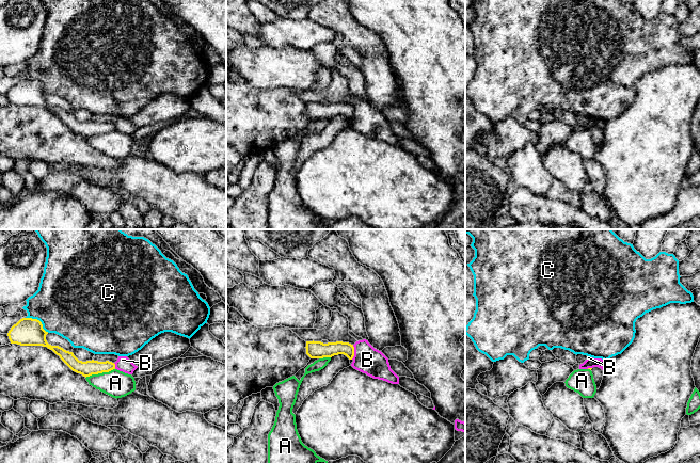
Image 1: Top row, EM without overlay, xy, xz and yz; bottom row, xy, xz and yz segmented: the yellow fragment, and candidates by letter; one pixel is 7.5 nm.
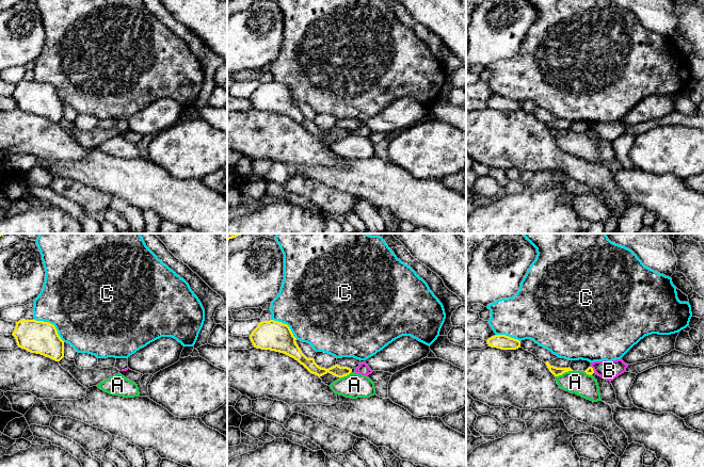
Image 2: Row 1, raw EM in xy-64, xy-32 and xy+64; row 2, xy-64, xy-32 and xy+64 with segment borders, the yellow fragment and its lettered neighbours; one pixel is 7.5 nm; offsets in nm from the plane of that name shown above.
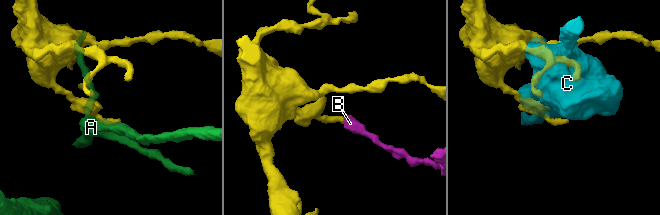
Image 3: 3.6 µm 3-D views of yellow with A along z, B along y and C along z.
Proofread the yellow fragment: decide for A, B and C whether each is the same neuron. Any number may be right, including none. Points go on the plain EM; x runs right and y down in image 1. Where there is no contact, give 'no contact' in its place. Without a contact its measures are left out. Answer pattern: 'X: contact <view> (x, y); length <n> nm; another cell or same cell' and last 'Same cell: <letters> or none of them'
A: contact xy (99, 133); length 240 nm; another cell
B: contact xz (353, 113); length 110 nm; another cell
C: contact xy (38, 81); length 200 nm; another cell
Same cell: none of them

